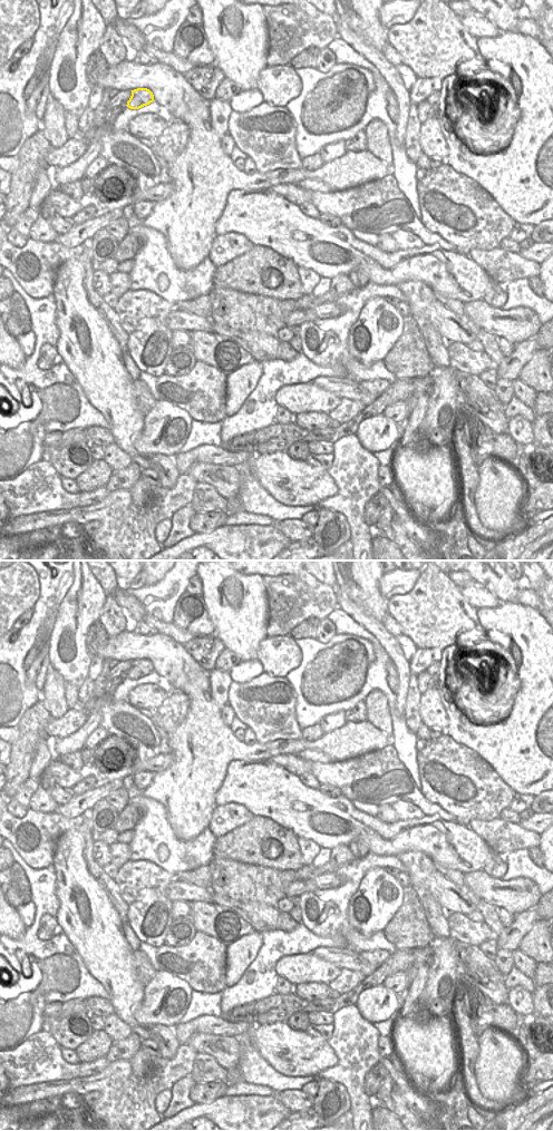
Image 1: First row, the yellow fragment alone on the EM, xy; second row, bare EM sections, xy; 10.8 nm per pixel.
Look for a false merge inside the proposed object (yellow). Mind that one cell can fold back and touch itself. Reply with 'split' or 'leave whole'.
leave whole

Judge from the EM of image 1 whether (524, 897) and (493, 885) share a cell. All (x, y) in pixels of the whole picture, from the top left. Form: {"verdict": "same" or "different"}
{"verdict": "same"}

